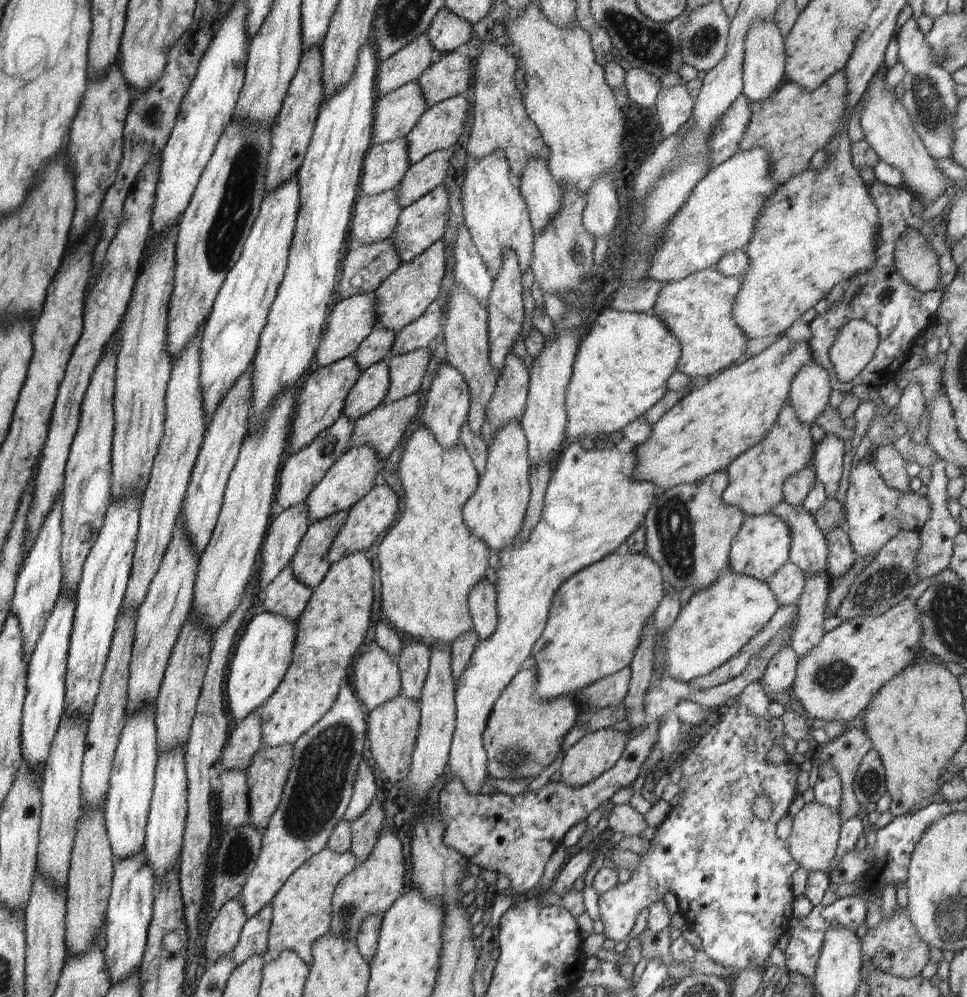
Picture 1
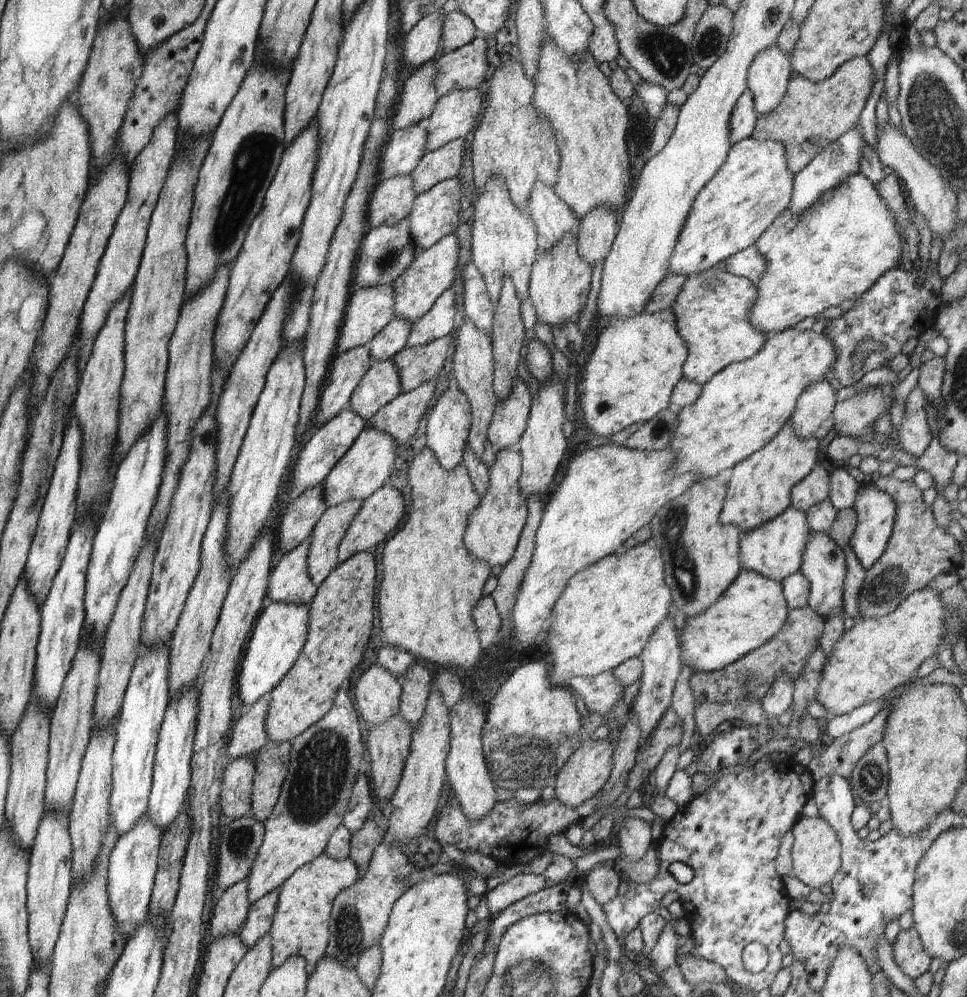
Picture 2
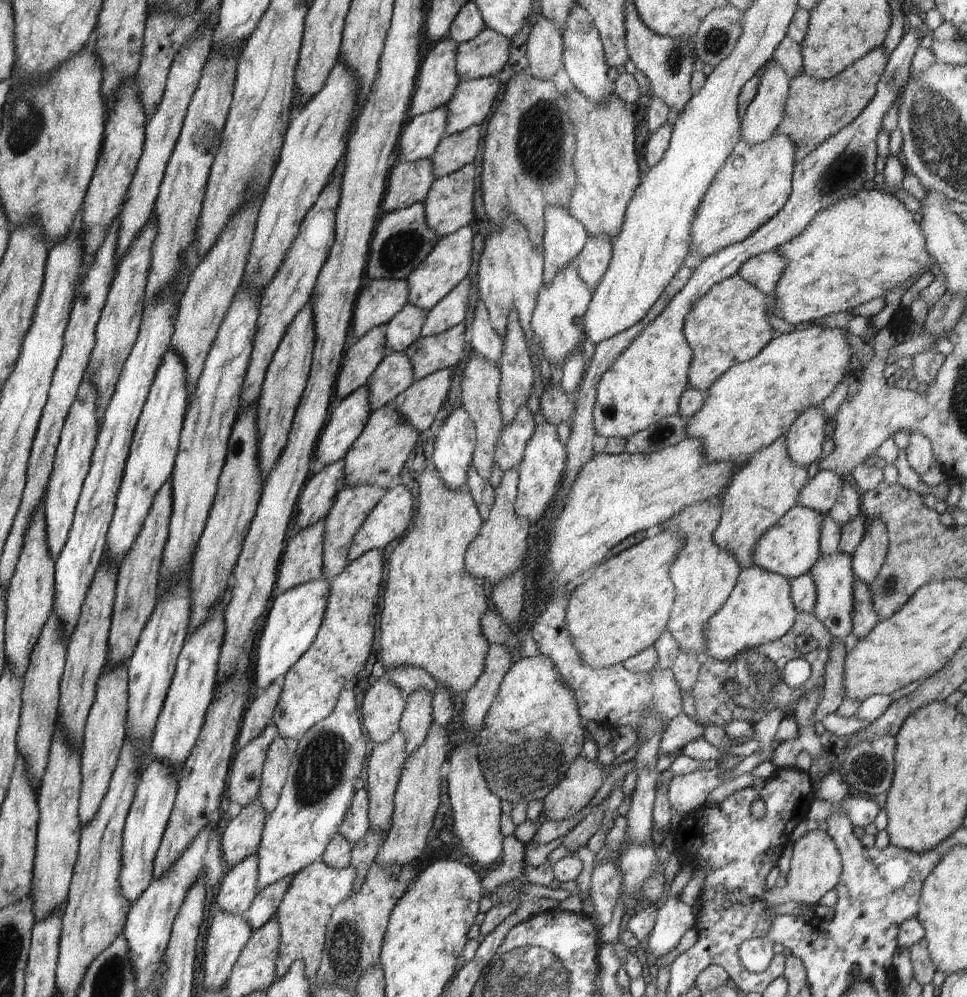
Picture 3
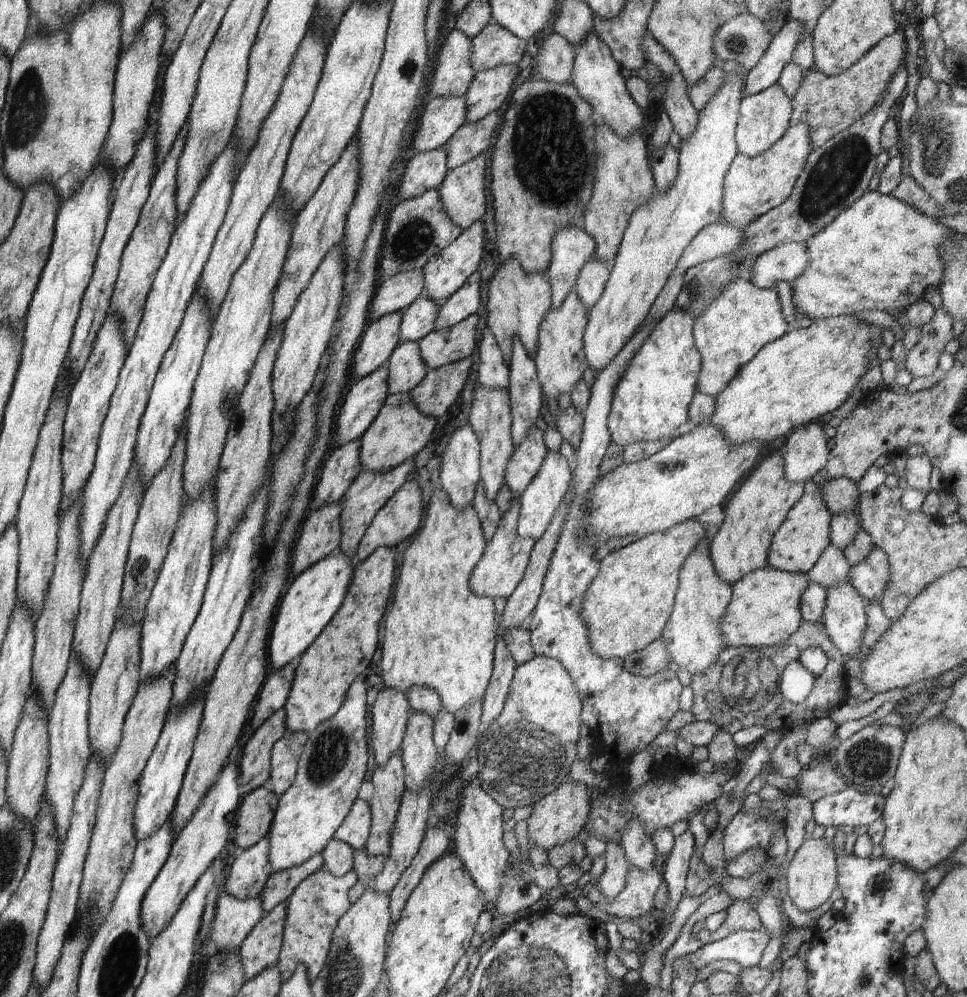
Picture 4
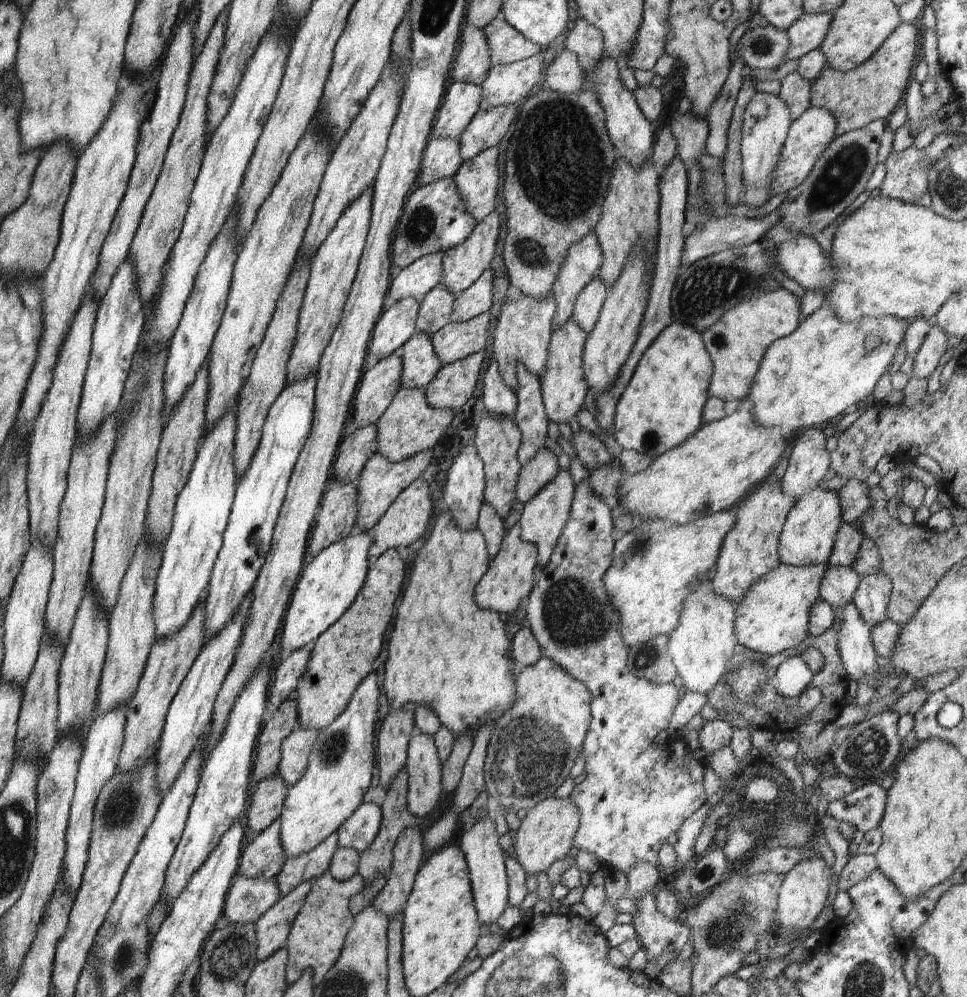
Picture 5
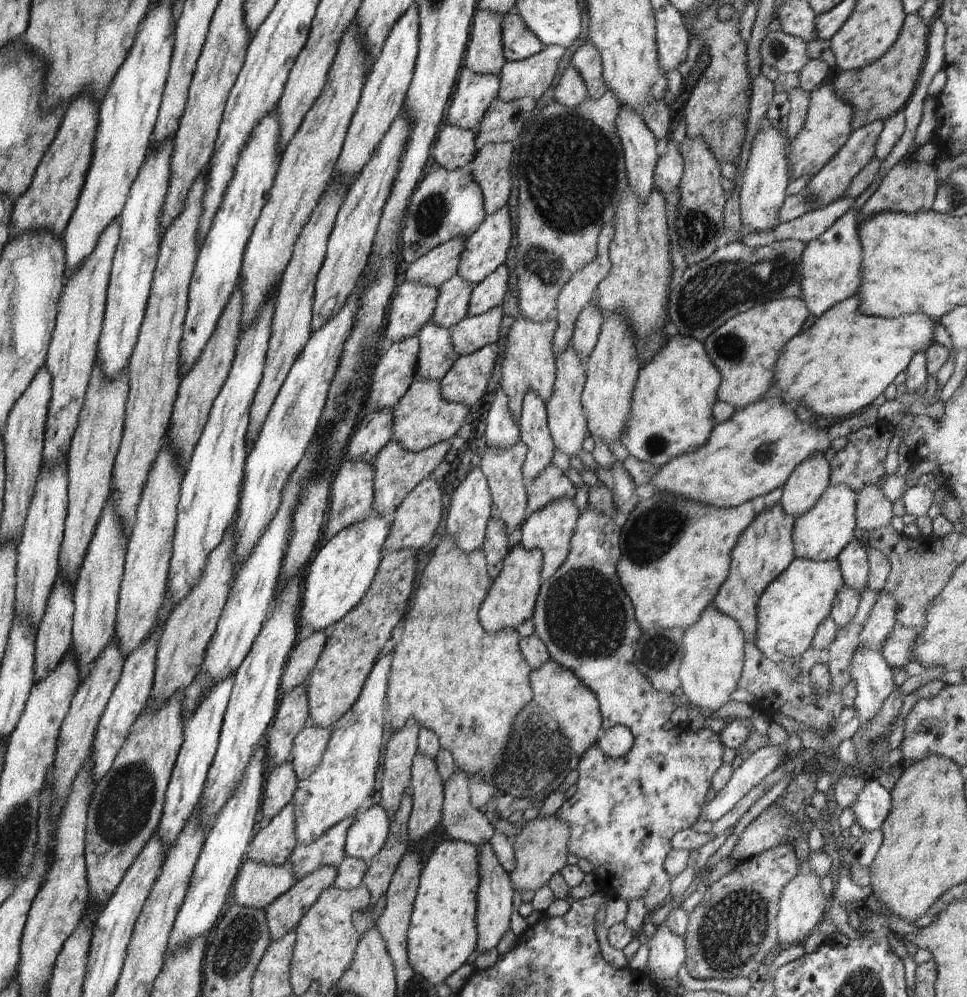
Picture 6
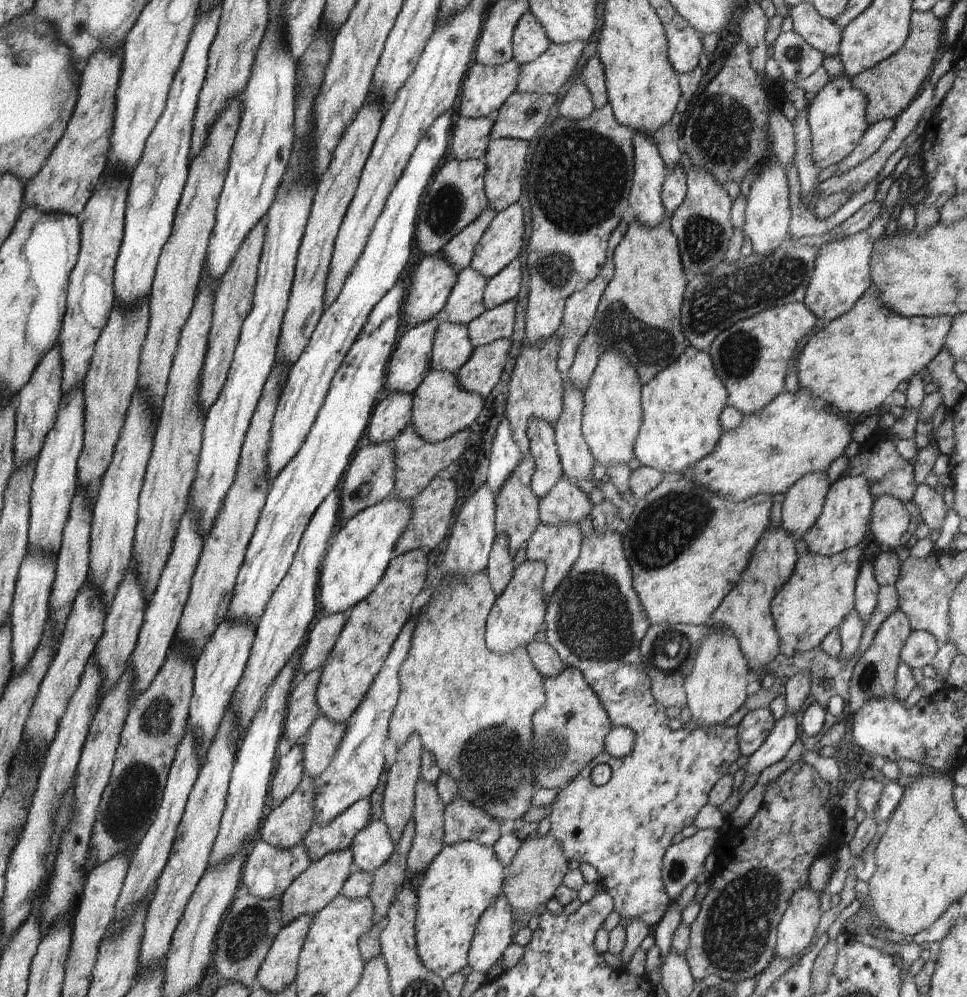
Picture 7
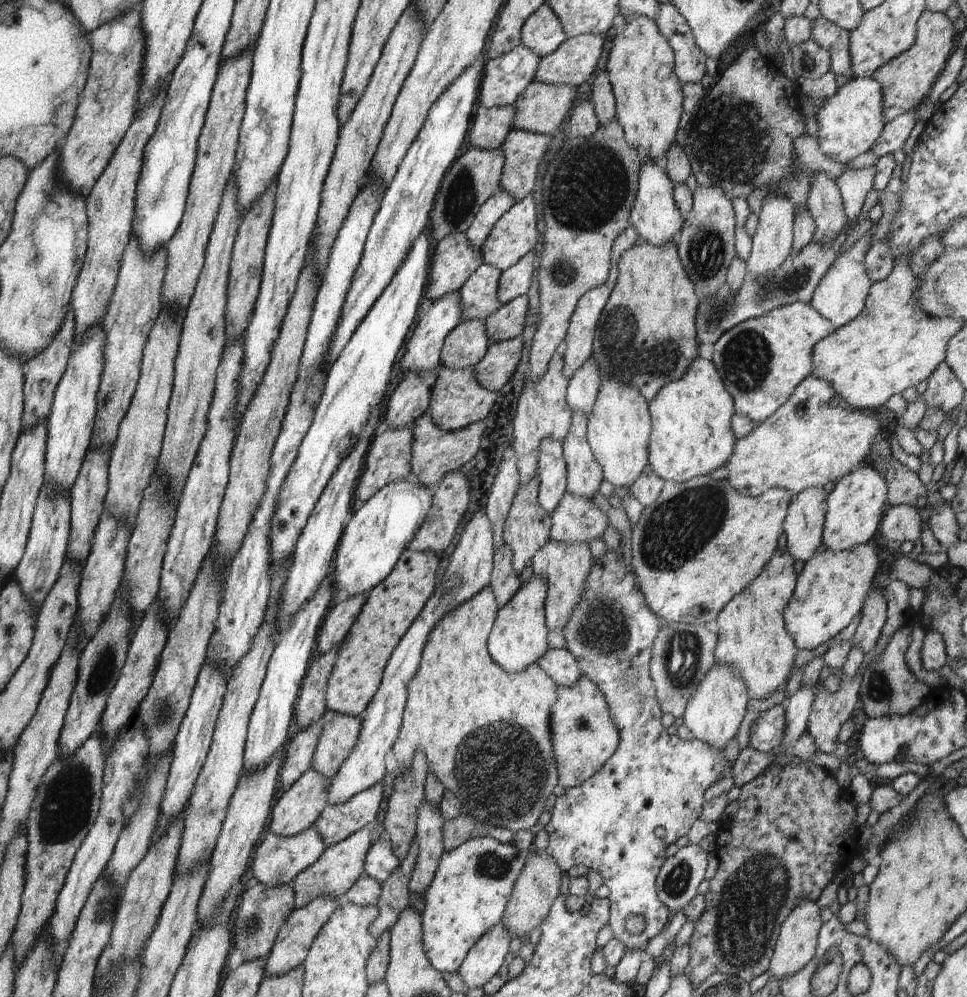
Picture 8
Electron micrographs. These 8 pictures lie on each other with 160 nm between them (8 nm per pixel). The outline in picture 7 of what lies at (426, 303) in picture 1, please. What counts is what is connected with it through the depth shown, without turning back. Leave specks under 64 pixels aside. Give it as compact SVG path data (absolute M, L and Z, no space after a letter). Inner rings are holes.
M519 203L496 214L478 244L469 268L493 278L519 257L524 240L524 212Z

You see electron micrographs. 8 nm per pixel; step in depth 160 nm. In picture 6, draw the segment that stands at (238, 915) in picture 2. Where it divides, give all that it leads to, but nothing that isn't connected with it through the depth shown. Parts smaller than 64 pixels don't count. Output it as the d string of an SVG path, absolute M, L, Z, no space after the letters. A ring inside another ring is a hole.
M288 803L275 817L266 821L251 844L246 860L276 866L288 864L297 845L293 804Z

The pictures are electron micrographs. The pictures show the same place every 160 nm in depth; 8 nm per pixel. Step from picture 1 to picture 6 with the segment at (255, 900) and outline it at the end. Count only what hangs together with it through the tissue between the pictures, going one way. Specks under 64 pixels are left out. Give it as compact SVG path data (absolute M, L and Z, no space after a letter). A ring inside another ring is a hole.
M386 654L384 658L375 662L358 700L331 726L333 729L318 768L312 776L297 784L291 800L295 814L297 844L307 845L318 840L335 824L356 814L362 802L368 796L372 796L376 784L378 758L382 750L384 722L387 719L386 698L390 660L392 654Z

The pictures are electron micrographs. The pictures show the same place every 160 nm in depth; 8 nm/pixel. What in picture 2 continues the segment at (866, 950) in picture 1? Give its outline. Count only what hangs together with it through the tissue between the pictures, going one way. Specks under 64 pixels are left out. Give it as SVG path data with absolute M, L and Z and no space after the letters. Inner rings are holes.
M914 927L906 930L900 929L891 949L893 950L893 959L897 967L913 981L924 973L929 972L932 957L924 948L919 932L916 932Z

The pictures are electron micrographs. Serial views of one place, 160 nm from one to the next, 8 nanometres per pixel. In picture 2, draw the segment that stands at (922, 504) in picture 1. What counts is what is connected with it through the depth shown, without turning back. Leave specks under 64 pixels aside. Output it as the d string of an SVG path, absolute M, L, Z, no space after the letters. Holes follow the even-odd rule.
M860 477L860 479L860 486L857 488L856 498L852 506L857 514L856 526L849 540L849 545L860 564L865 569L869 569L880 558L886 548L893 531L897 506L892 496L874 486L871 478Z

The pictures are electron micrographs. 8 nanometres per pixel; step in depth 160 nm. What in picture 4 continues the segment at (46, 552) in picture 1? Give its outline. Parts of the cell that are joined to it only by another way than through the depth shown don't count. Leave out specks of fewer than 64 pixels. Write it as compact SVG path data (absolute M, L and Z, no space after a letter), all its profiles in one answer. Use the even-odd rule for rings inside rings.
M115 315L107 316L97 332L92 354L90 354L90 358L80 373L76 384L71 388L67 400L60 455L61 471L63 472L62 496L59 504L60 514L77 502L79 491L86 484L93 471L101 426L107 415L109 402L116 388L127 352L128 347L123 341L119 319Z

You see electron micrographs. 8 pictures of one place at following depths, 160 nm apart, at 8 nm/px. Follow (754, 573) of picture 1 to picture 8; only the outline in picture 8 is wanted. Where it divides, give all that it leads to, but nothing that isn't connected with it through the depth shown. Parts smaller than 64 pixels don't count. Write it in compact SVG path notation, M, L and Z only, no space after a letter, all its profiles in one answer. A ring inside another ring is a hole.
M860 464L852 472L844 475L827 495L821 544L824 544L828 551L848 551L855 546L867 543L876 534L882 515L888 508L886 497L886 481L870 465Z

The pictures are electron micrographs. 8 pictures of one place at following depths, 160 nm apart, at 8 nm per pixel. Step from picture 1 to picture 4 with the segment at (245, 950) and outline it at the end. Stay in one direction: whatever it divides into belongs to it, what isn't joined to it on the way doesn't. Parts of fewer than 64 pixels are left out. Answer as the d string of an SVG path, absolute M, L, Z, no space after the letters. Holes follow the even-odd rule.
M314 855L304 864L272 873L260 894L261 907L264 912L269 913L276 905L284 903L294 892L294 889L308 878L313 872L324 868L323 856Z

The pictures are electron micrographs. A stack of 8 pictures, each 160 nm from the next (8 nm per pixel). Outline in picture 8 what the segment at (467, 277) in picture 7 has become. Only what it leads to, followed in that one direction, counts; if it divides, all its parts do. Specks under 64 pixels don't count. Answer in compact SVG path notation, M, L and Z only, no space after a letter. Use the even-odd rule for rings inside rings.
M482 263L460 287L459 307L462 321L488 318L502 304L497 297L501 271Z

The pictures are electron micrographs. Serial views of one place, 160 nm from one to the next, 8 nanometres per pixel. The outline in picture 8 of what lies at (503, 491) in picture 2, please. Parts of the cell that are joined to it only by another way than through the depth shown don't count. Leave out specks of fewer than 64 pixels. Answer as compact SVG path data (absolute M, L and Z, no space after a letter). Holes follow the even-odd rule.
M533 574L528 582L521 584L516 594L499 607L496 620L490 631L487 648L492 660L506 672L515 673L536 663L538 657L545 655L549 649L545 621L545 600L547 597L547 580L544 575Z

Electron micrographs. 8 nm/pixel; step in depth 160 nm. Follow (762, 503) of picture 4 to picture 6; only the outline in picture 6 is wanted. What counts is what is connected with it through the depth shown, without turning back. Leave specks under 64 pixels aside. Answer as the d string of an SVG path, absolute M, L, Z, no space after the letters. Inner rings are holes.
M779 503L765 507L740 533L731 550L729 571L726 580L720 585L712 604L720 612L731 616L740 625L747 640L755 639L756 605L761 592L795 559L792 534L795 518L784 512Z

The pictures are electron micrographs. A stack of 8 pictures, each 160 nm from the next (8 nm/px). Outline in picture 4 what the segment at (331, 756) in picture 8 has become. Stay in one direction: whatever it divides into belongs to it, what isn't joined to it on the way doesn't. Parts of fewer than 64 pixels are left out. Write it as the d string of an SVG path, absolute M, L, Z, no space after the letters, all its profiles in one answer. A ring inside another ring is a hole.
M287 731L274 743L271 750L271 773L268 780L269 789L278 798L294 784L297 766L307 733Z

